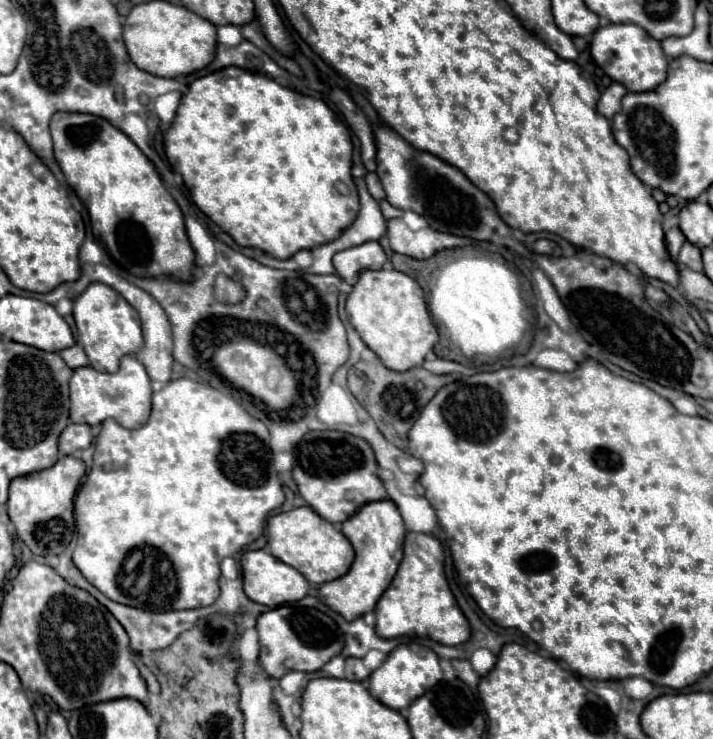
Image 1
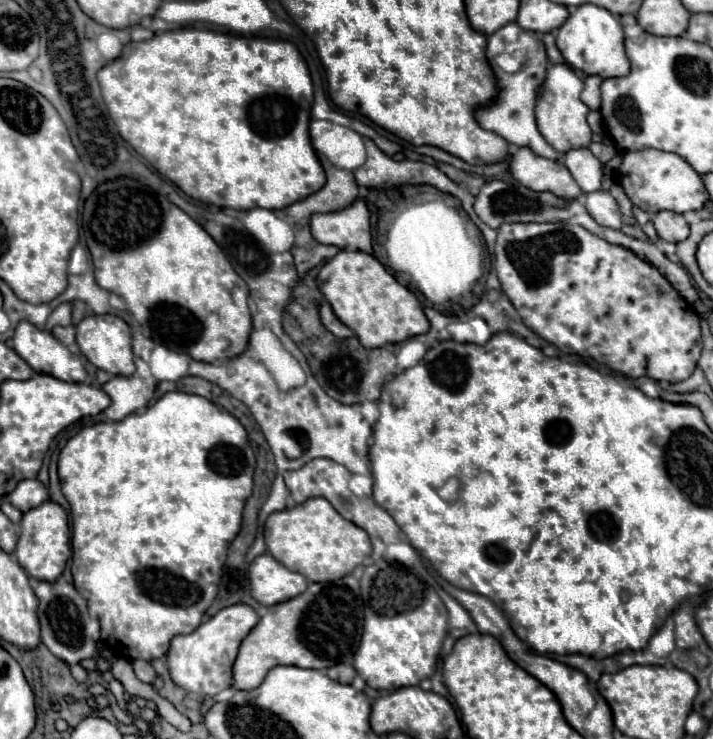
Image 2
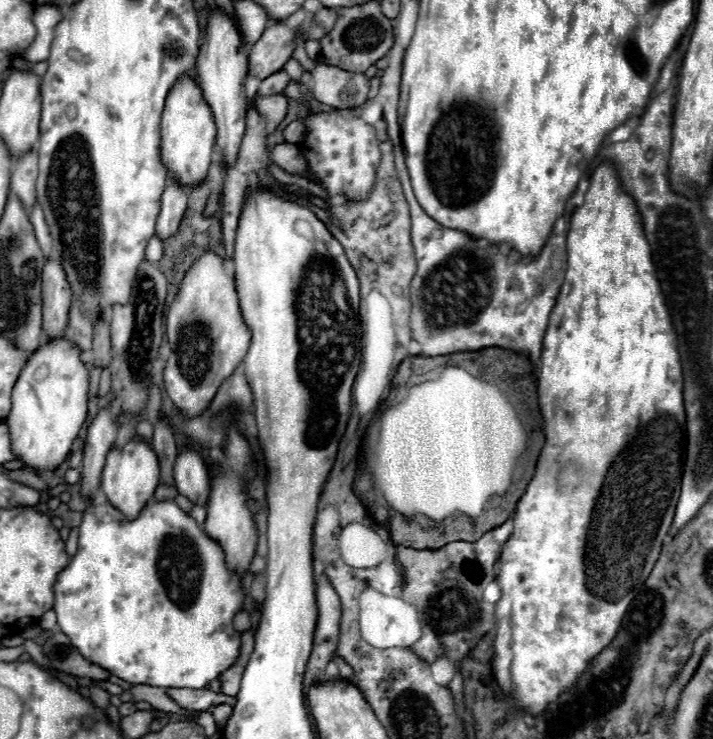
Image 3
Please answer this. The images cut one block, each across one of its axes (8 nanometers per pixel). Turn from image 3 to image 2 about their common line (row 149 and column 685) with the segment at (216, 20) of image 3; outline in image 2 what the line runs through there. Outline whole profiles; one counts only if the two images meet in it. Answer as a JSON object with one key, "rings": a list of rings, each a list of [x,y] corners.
{"rings":[[[662,210],[654,216],[654,228],[658,232],[658,236],[666,242],[682,242],[686,240],[686,236],[690,234],[688,230],[688,222],[684,220],[682,214],[676,214],[676,212],[668,212],[668,210]]]}

